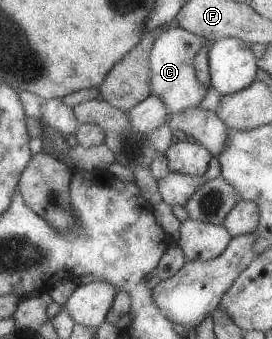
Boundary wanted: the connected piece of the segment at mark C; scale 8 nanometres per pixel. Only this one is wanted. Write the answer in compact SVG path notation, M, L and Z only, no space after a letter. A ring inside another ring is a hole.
M179 26L167 27L158 37L153 39L149 53L149 85L151 95L159 97L167 113L179 113L197 107L207 93L197 81L193 67L195 54L205 45L205 40Z

